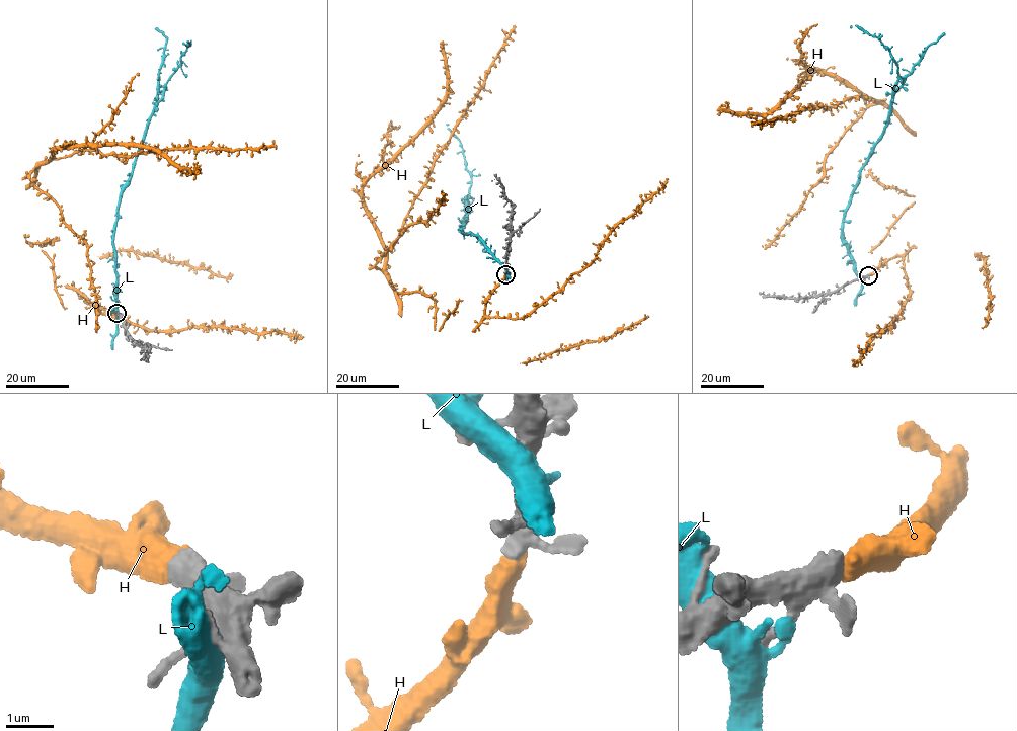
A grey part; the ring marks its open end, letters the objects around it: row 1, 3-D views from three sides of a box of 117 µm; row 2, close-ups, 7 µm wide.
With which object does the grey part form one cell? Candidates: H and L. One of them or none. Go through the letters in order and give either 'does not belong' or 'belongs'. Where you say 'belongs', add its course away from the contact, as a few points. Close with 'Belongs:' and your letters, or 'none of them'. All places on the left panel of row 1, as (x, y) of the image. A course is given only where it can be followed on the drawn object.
H: belongs
L: does not belong
Belongs: H

